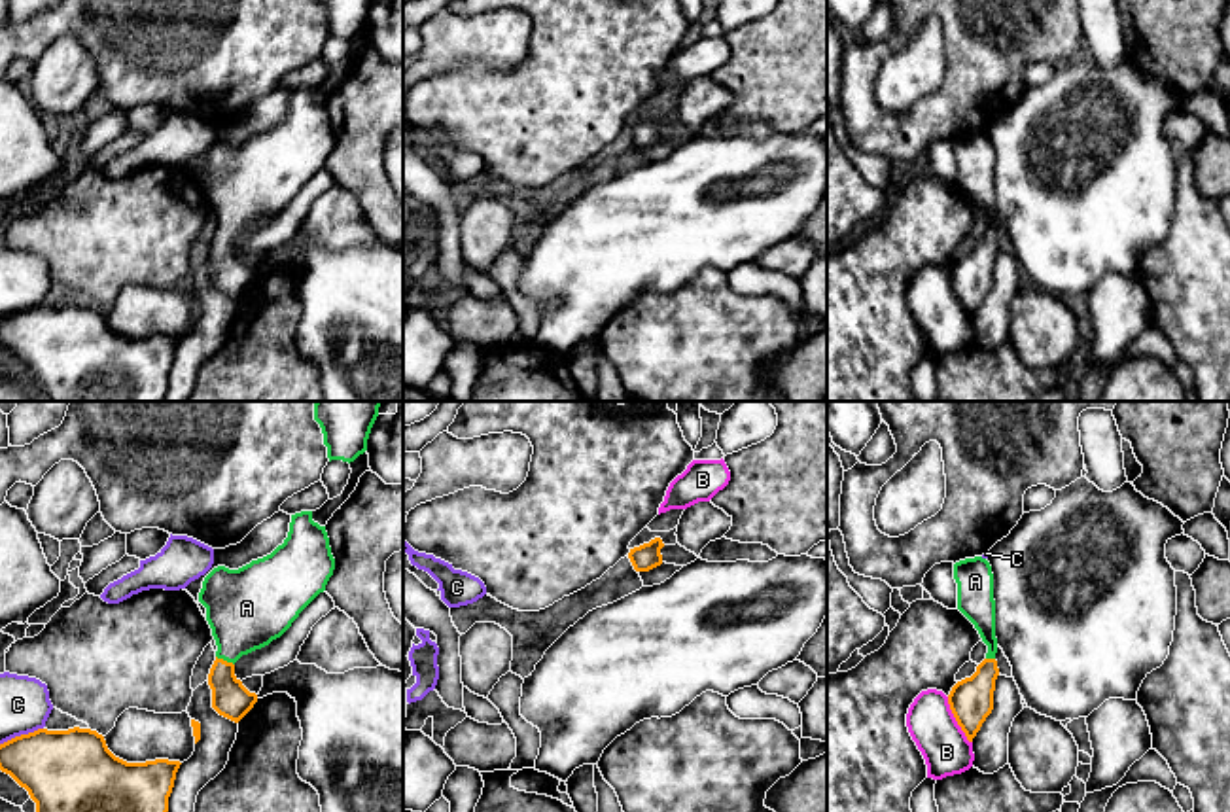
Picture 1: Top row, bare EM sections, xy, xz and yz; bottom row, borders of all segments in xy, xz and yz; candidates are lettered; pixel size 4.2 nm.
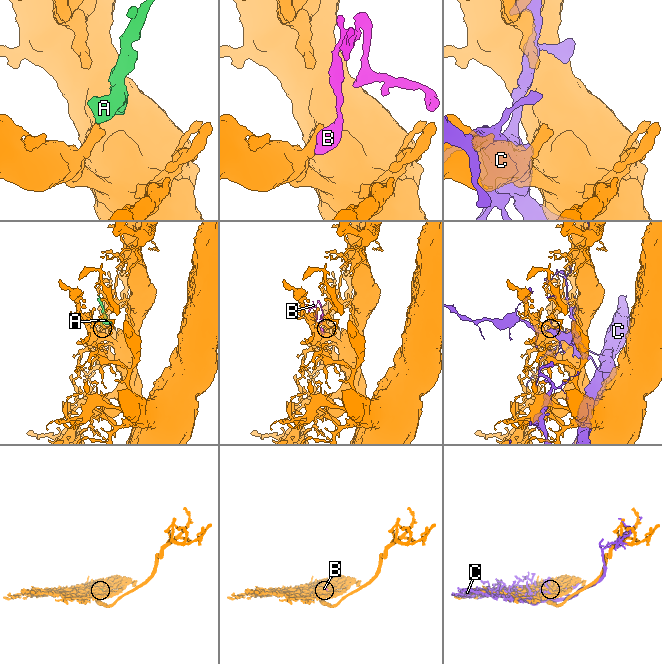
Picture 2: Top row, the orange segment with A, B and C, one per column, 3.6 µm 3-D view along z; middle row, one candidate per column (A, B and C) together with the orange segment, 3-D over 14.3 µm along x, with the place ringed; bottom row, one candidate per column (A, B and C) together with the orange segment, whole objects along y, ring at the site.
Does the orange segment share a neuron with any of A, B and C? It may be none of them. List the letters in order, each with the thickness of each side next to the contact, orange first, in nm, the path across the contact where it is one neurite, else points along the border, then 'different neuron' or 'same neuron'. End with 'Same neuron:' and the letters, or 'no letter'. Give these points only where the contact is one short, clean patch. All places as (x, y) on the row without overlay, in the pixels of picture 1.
A: calibres 160 and 340 nm; way xy (229, 273), (226, 265), (226, 237), (246, 184); same neuron
B: calibres 190 and 200 nm; border yz (947, 273), (956, 300), (971, 318); different neuron
C: calibres 360 and 220 nm; different neuron
Same neuron: A

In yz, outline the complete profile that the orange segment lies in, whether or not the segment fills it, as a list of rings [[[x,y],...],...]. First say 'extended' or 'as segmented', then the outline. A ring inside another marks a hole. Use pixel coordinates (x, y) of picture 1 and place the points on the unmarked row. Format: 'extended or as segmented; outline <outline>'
extended; outline [[[975,132],[954,140],[954,155],[958,159],[958,185],[975,201],[988,221],[986,235],[976,242],[976,248],[958,257],[948,271],[958,301],[973,318],[993,286],[993,267],[999,252],[993,150],[986,134]]]

